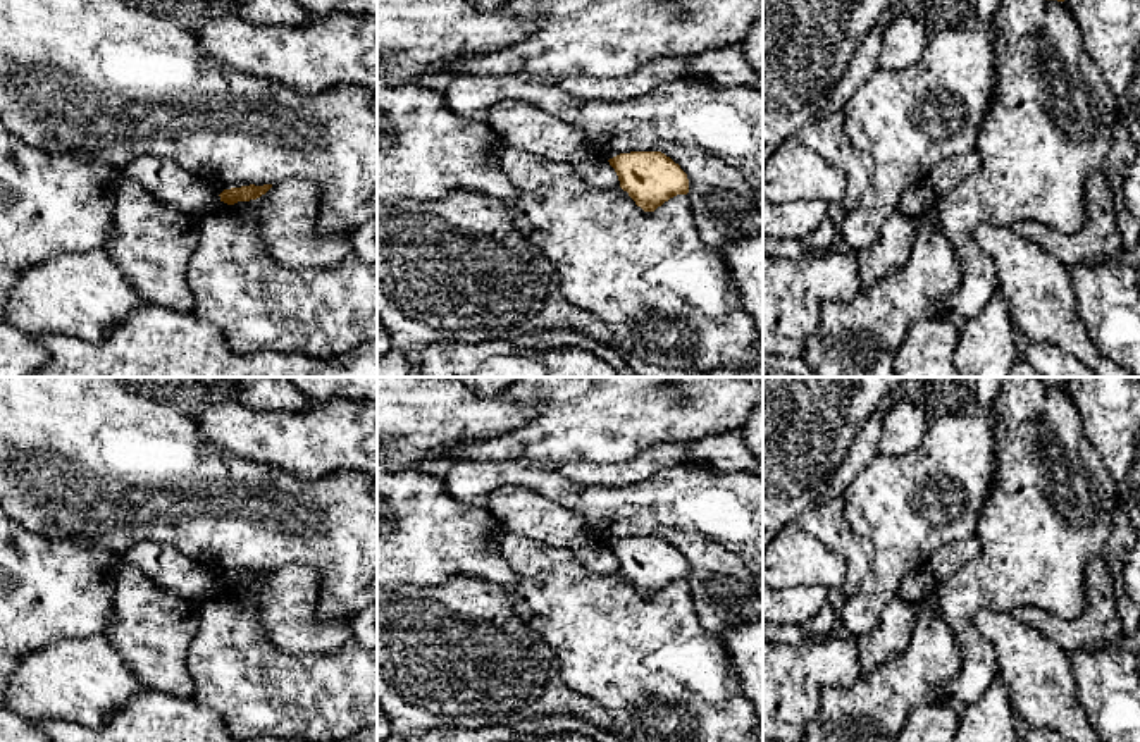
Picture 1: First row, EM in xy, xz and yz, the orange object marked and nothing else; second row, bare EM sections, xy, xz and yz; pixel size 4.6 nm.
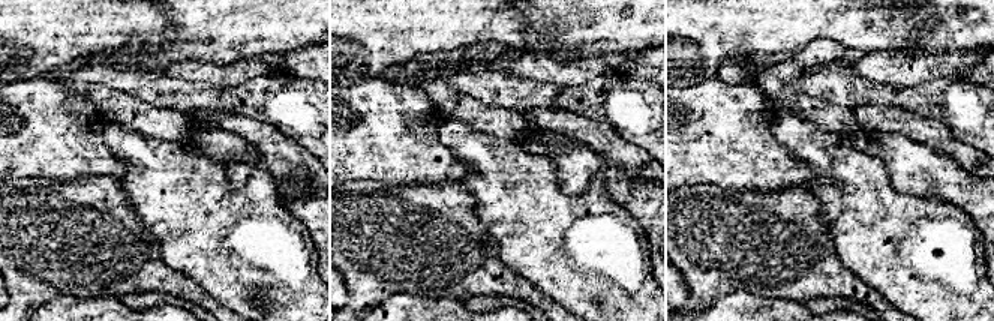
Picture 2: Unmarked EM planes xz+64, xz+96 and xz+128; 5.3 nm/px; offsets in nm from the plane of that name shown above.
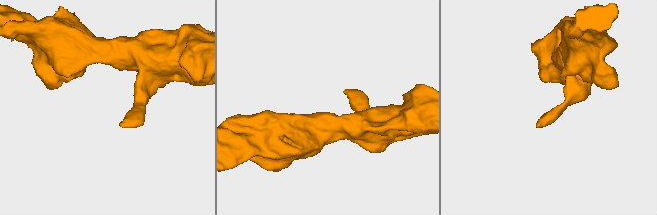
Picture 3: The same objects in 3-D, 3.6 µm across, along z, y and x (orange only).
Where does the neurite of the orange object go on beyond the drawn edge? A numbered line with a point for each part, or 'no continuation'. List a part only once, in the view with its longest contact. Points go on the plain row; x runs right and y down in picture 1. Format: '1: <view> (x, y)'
no continuation

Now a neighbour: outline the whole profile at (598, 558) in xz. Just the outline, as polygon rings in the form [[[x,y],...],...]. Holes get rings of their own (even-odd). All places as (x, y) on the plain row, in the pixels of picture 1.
[[[592,542],[573,551],[579,563],[594,575],[613,577],[620,573],[618,561],[608,546]]]

